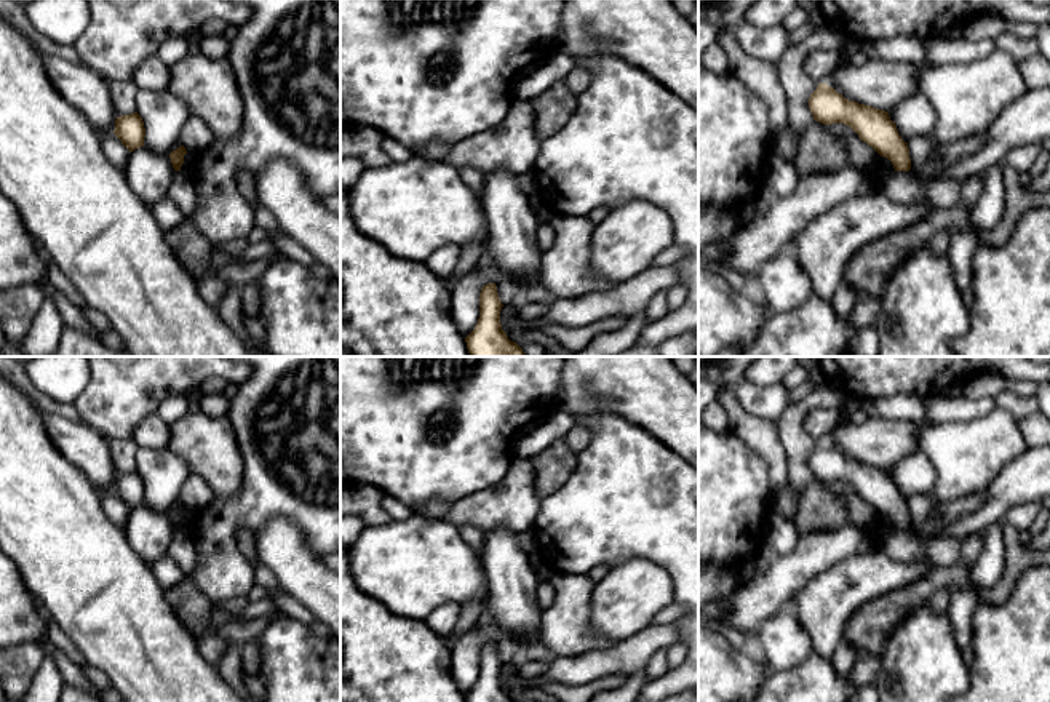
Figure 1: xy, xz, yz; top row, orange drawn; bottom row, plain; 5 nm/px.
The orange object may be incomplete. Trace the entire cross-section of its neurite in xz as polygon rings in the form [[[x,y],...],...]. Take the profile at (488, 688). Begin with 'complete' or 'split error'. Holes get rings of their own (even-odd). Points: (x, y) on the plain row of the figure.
complete | [[[487,641],[479,651],[479,676],[475,688],[465,696],[467,702],[516,702],[508,697],[500,683],[500,668],[495,641]]]

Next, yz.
complete | [[[818,441],[809,456],[809,467],[815,480],[823,483],[844,481],[881,515],[892,520],[895,529],[909,529],[908,501],[898,493],[889,470],[845,457],[826,441]]]

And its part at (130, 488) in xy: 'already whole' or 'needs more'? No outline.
already whole

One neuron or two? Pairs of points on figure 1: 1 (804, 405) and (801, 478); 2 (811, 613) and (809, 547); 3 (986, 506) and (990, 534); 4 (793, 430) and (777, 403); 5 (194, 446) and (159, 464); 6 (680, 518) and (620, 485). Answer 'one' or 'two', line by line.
1: one
2: two
3: two
4: two
5: two
6: one

